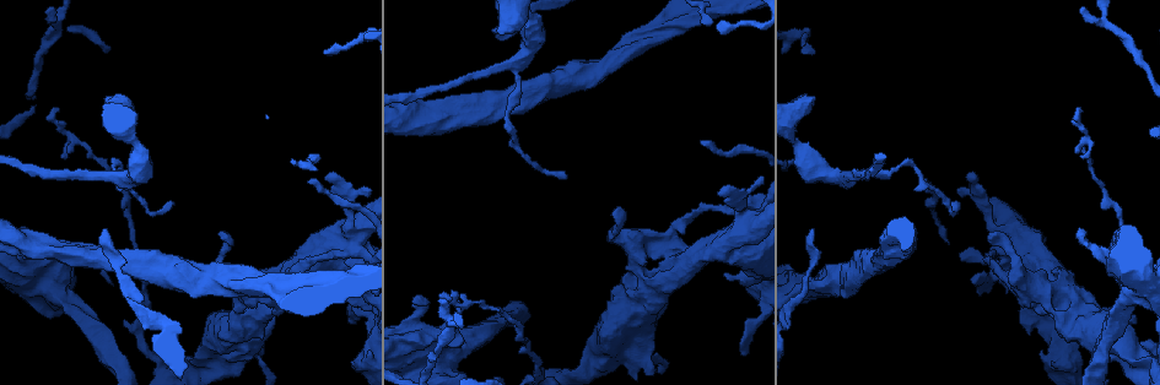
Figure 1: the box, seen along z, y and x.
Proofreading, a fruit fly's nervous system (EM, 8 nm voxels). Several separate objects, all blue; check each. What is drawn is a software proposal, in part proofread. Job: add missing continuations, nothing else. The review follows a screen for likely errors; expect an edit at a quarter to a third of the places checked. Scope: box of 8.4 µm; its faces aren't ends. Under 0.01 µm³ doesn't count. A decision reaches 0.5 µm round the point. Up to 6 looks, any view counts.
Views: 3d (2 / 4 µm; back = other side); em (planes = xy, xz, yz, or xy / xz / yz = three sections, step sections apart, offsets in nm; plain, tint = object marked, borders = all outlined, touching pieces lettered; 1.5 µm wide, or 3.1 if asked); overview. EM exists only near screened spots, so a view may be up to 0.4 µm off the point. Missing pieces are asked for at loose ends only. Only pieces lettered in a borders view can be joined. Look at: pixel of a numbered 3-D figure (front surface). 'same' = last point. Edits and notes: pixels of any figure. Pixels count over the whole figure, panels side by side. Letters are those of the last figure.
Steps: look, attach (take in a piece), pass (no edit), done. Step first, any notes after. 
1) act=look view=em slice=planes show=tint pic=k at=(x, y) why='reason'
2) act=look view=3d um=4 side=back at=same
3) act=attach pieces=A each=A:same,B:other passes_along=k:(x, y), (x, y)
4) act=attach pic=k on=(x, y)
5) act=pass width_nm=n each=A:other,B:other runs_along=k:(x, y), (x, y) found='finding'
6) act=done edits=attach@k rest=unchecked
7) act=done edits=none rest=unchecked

act=look view=em slice=xz step=8 show=tint pic=1 at=(103, 230) why='branch stops here'

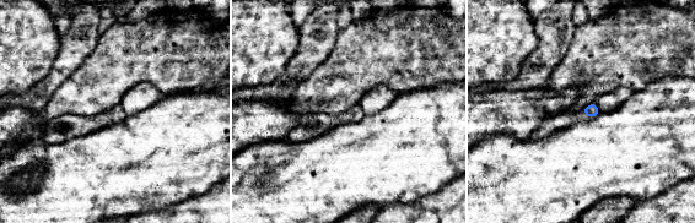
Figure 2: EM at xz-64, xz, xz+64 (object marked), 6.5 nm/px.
act=look view=em slice=planes show=borders at=same

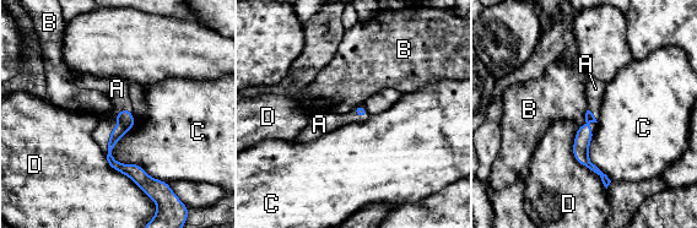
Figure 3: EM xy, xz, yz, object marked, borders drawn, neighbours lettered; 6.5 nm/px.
act=attach pieces=A each=A:same,B:other,C:other,D:other passes_along=3:(125, 118), (122, 110), (117, 88) found='it goes on there'

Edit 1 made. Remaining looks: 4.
act=look view=overview why='redraw'

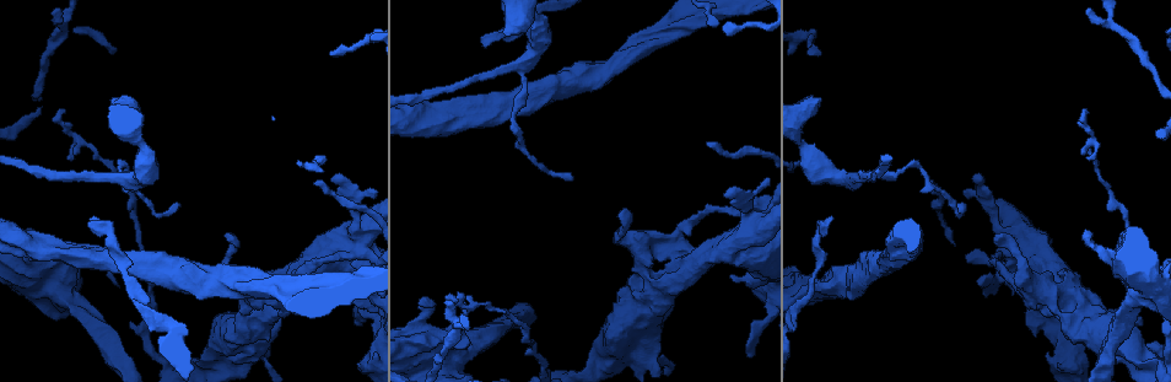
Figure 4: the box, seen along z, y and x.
act=look view=3d um=4 pic=4 at=(313, 182) why='an open end'

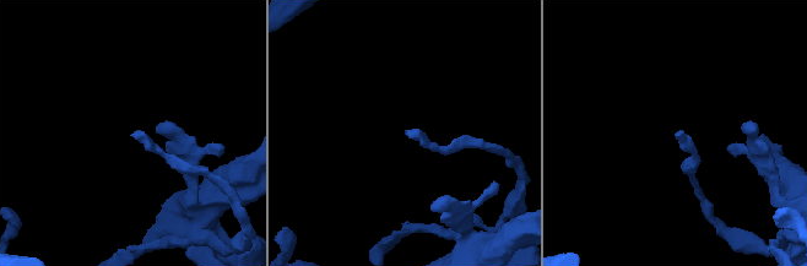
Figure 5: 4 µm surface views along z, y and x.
act=look view=em slice=planes show=borders pic=5 at=(676, 134)

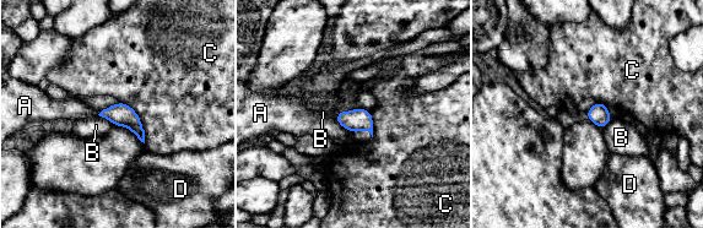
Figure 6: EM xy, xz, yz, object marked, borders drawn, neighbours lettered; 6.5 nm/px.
act=pass width_nm=140 each=A:other,B:other,C:other,D:other border=6:(119, 101), (139, 117), (145, 142) found='none of them fits'

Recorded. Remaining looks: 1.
act=done edits=attach@3 rest=unchecked

